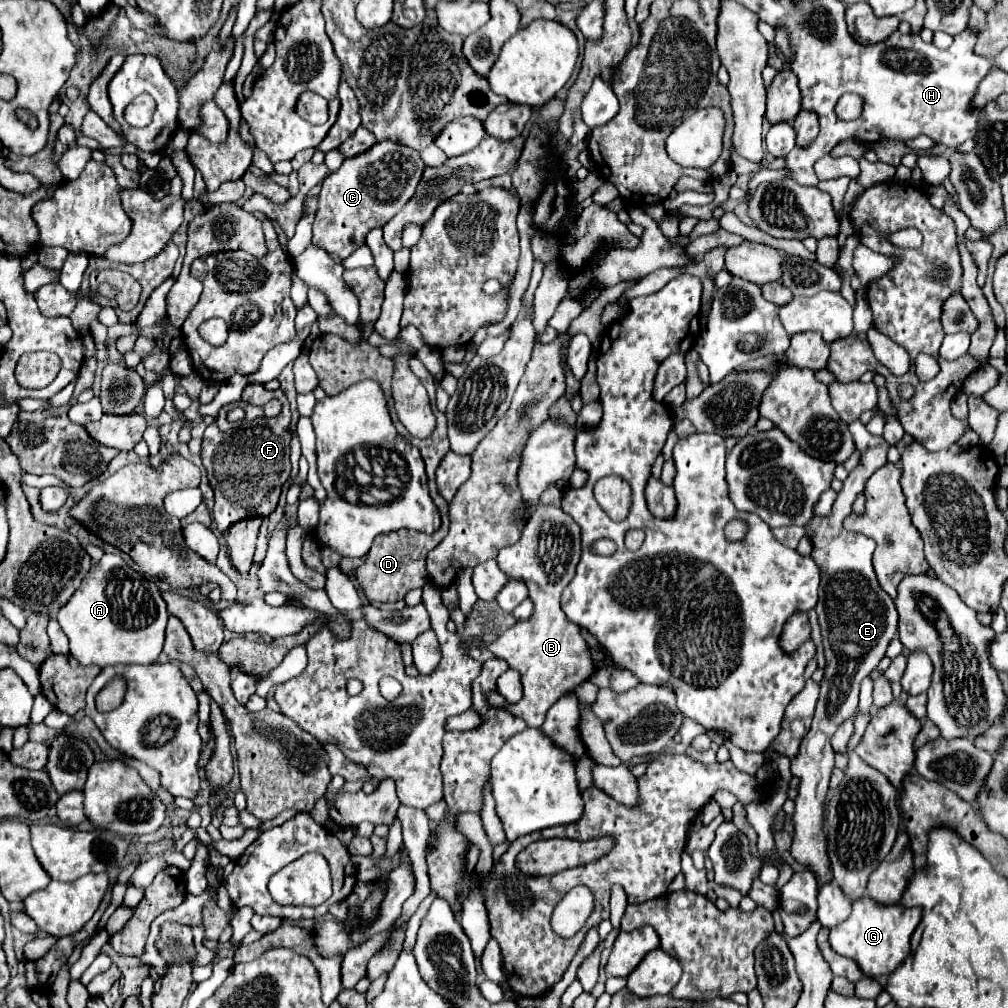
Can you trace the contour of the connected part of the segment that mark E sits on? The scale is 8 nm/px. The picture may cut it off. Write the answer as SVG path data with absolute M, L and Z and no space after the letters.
M860 421L850 423L850 433L854 437L856 449L862 453L860 465L846 477L832 507L832 513L826 517L812 517L808 521L804 529L810 539L802 537L797 547L800 555L810 555L812 551L810 557L818 563L822 573L818 605L814 609L818 613L818 623L822 631L826 669L824 679L820 681L820 699L816 705L812 727L804 737L798 755L790 761L792 775L800 779L798 795L794 799L796 807L792 815L796 835L790 853L796 859L796 863L800 863L802 867L810 869L816 875L818 887L822 887L824 883L832 883L830 861L826 855L826 833L824 833L828 783L834 769L834 751L830 739L838 729L838 725L842 725L856 713L860 681L876 669L898 627L898 613L894 601L888 597L886 591L882 591L876 573L872 569L872 553L876 549L876 543L862 533L852 533L842 527L842 521L852 513L852 503L864 491L864 485L870 479L870 475L886 463L886 453L890 445L884 441L884 437L874 437L868 431L860 431Z

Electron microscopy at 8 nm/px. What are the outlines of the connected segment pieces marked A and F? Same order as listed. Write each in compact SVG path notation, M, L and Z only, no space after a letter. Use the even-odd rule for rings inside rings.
M104 553L104 557L96 565L90 567L86 577L82 579L80 589L58 611L56 619L58 619L64 635L70 639L70 653L82 665L100 665L100 667L122 665L122 663L124 665L128 665L128 663L150 665L150 663L156 663L158 655L162 653L168 609L158 591L156 581L134 571L130 565L126 565L126 561L120 555Z
M278 389L276 391L276 399L280 399L282 403L282 413L278 417L272 419L256 419L250 425L244 427L234 427L230 431L220 431L216 427L216 423L206 427L204 433L204 441L202 441L202 465L206 467L208 473L208 481L210 487L214 489L214 523L216 527L226 533L228 527L232 523L238 523L240 519L250 519L250 517L268 517L280 499L282 493L282 485L288 481L290 477L290 405L284 397L284 393Z

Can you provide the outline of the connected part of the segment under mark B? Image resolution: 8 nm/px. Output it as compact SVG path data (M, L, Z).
M540 505L522 529L520 541L504 547L498 553L496 561L510 579L520 579L528 585L534 613L528 621L514 623L496 641L484 643L473 639L470 646L490 649L522 677L524 693L518 703L508 703L500 693L488 693L488 705L492 709L510 711L512 715L524 719L528 727L540 727L556 699L572 693L594 673L590 651L580 635L580 627L576 623L570 623L570 619L560 609L560 593L572 581L576 565L580 561L580 527L560 507L546 509L546 505Z

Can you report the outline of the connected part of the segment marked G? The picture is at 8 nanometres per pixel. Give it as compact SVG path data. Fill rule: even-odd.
M870 897L858 899L852 905L852 915L830 931L830 947L852 961L864 971L864 975L878 979L890 975L910 955L910 935L918 925L918 909L906 909L902 905L882 907Z

